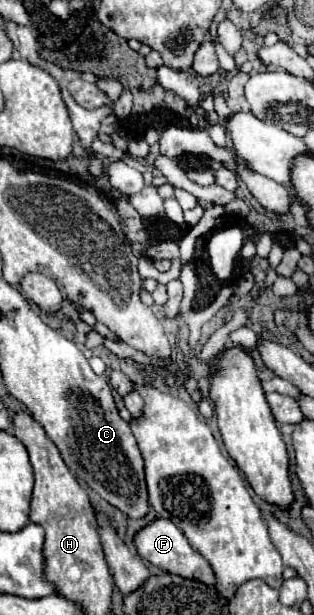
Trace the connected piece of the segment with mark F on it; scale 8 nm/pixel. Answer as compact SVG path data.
M156 519L152 521L148 527L144 527L136 537L134 537L134 545L140 553L142 559L150 561L152 565L172 573L172 575L180 575L186 579L198 579L206 585L216 585L216 575L210 567L210 563L188 543L186 535L170 521L170 519Z

